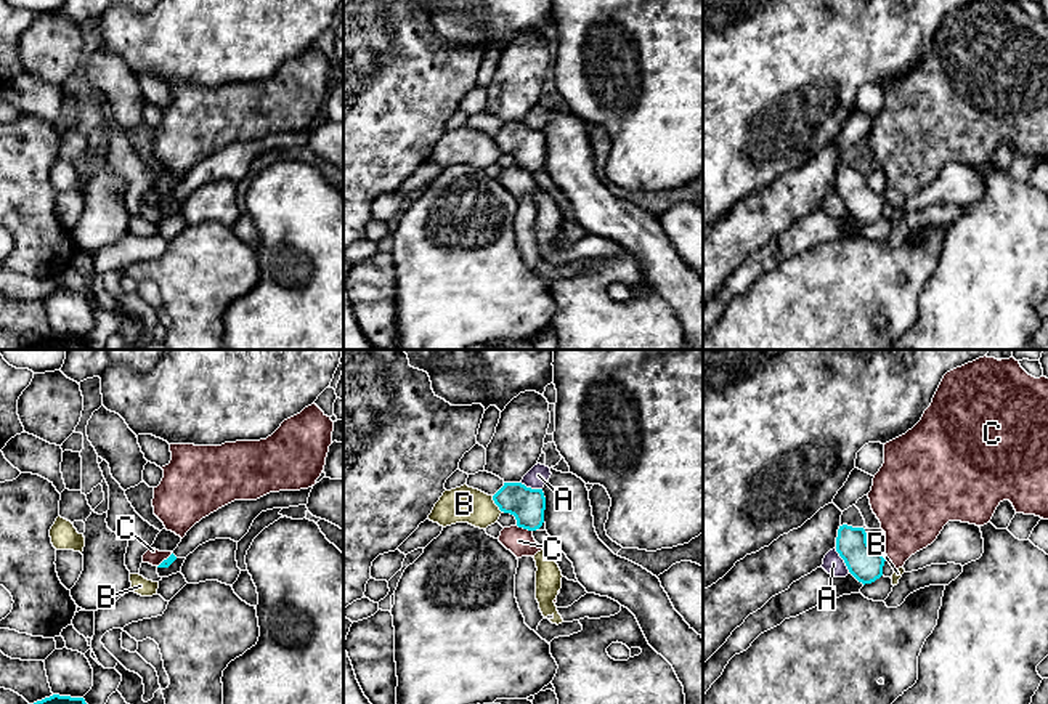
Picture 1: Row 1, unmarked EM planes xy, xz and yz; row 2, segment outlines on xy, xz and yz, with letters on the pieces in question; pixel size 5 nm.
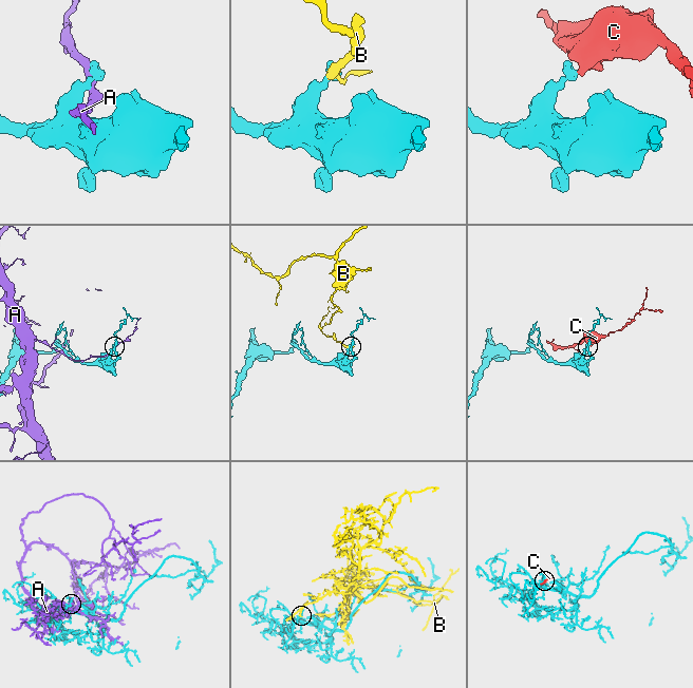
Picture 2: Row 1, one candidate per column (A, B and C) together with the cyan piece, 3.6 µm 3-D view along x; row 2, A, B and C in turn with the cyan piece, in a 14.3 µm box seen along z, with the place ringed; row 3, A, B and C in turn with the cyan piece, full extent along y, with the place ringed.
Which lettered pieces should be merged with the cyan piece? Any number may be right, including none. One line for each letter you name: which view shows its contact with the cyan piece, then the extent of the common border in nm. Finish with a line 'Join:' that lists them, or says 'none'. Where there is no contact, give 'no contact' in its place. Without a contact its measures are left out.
Join: none

